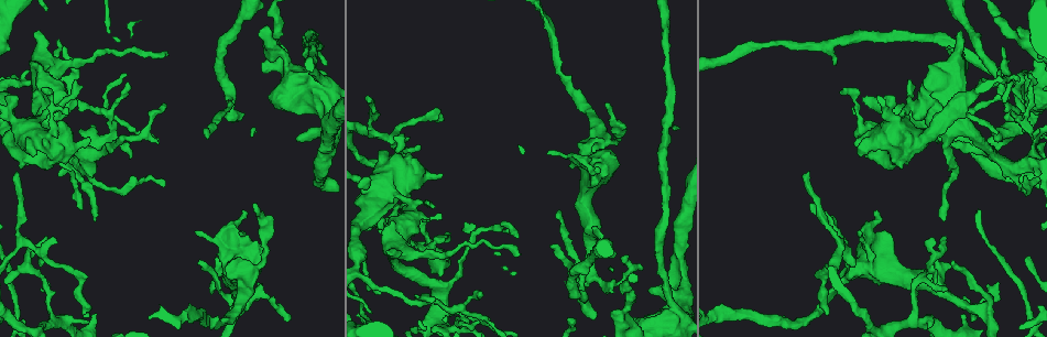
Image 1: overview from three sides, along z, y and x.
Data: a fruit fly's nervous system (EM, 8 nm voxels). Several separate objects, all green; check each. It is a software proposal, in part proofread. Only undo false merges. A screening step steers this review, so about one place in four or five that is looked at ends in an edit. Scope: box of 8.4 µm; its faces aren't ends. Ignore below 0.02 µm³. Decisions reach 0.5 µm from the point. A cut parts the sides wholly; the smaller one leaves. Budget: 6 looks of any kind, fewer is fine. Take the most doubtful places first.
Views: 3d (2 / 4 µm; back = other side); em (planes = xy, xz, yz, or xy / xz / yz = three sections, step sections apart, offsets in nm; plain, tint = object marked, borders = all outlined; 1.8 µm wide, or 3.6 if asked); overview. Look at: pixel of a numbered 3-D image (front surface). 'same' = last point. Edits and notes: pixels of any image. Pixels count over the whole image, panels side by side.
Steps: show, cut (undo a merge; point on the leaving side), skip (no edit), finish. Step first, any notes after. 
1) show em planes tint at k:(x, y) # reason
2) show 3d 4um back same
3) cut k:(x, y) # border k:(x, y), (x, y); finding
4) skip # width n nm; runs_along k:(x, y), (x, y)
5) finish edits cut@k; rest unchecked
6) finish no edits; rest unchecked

show 3d 4um at 1:(628, 307) # thin neck

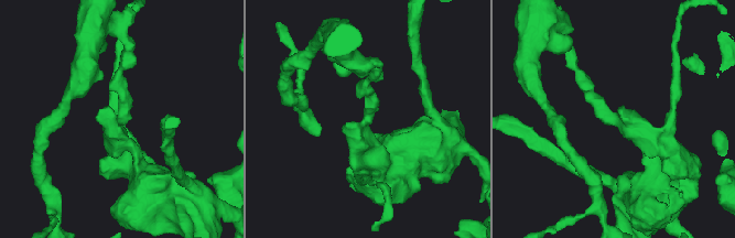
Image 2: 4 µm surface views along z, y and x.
show em 3.6um xy step 4 tint at 2:(365, 118) # arm_widths 200, 280 nm; shape alone is not enough

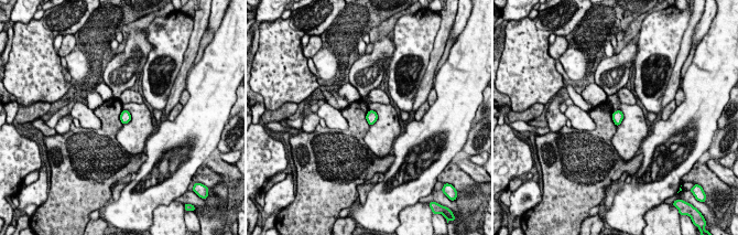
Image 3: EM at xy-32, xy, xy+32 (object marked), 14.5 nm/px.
show em 3.6um planes tint same

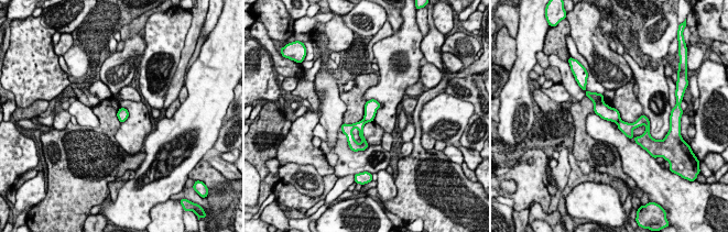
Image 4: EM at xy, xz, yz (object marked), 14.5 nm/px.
cut 4:(605, 111) # width 170 nm; border 4:(619, 118), (617, 123); a second cell is stuck on

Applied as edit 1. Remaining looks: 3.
show em yz step 4 tint at 1:(838, 243) # a narrow waist

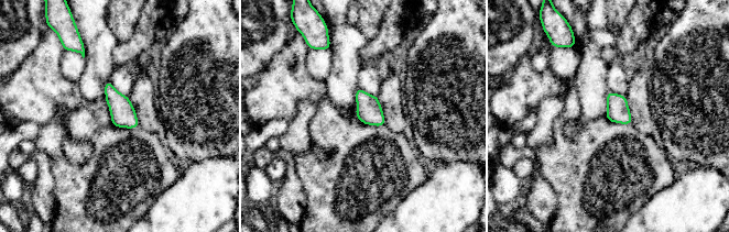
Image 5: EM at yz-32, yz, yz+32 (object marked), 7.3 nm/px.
show em planes tint same # another direction

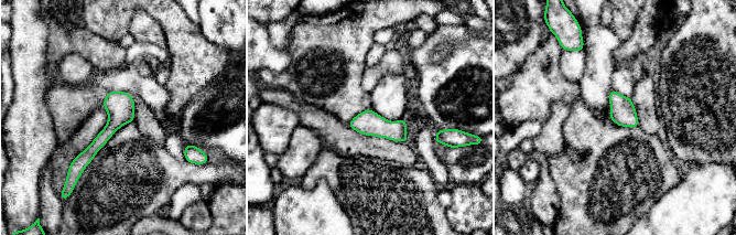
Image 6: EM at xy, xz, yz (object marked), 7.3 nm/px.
skip # width 180 nm; one cell here

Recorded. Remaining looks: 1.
finish edits cut@4; rest unchecked

